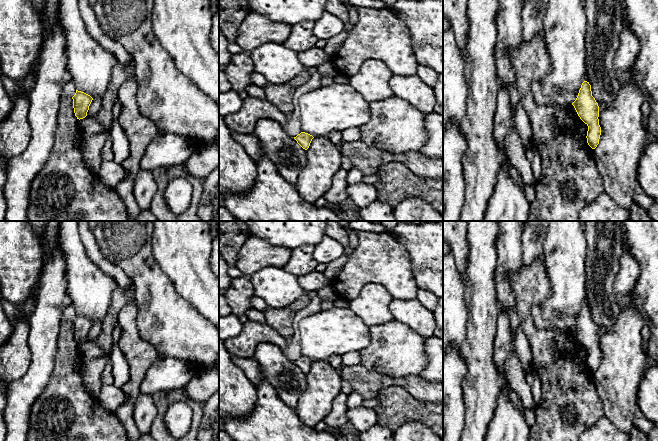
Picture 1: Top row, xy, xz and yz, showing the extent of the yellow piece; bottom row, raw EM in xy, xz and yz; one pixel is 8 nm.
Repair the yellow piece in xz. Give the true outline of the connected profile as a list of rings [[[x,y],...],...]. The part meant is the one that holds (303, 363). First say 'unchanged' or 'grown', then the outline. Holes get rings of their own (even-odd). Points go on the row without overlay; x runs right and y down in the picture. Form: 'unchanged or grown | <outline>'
unchanged | [[[301,356],[298,358],[294,363],[297,365],[297,367],[305,374],[307,374],[310,370],[310,367],[314,361],[308,357]]]

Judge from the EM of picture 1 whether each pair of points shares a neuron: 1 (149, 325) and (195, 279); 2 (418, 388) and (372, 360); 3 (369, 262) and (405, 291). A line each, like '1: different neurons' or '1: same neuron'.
1: different neurons
2: different neurons
3: same neuron

